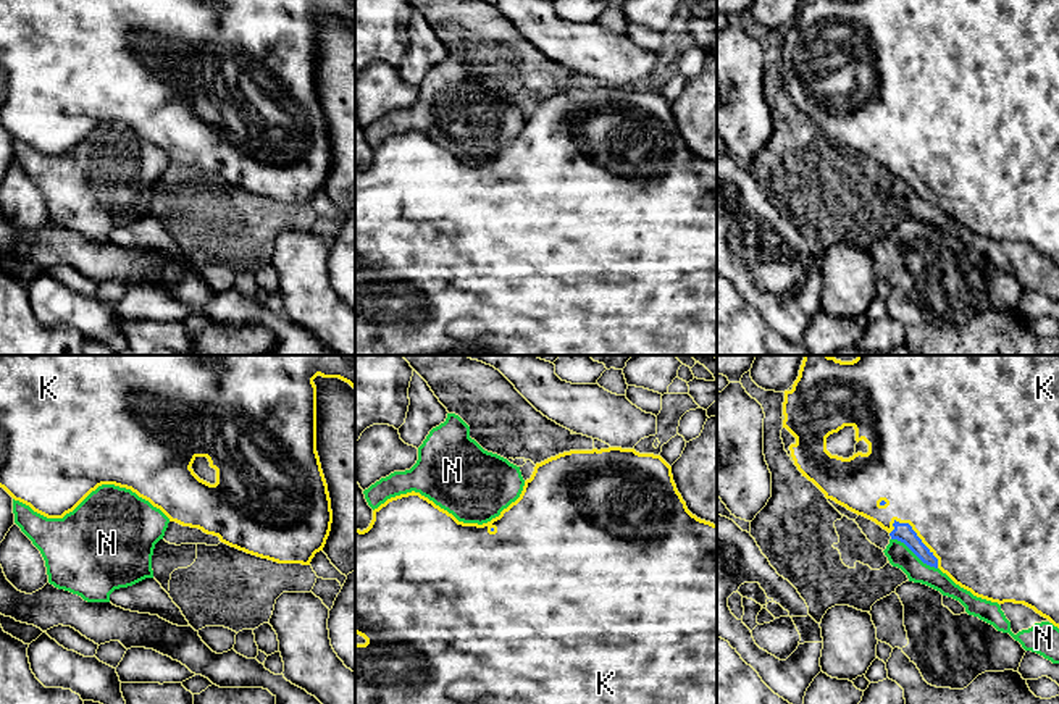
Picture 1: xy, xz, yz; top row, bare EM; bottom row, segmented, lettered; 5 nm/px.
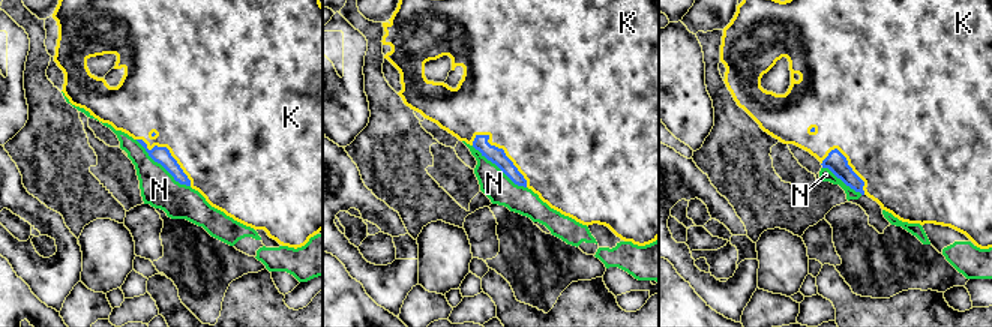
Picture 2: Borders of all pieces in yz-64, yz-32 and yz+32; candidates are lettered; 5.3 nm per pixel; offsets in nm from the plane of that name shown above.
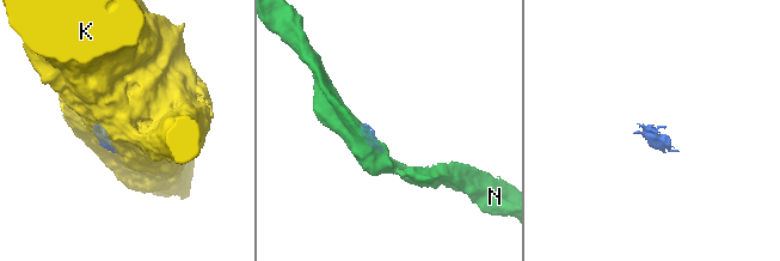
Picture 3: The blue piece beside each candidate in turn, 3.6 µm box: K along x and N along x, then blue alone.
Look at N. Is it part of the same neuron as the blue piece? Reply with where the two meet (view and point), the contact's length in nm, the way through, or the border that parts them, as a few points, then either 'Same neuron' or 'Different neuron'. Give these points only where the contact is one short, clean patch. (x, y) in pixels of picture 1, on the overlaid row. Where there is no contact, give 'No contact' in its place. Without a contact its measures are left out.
Touches blue at yz (914, 553). Shared border 280 nm. Different neuron

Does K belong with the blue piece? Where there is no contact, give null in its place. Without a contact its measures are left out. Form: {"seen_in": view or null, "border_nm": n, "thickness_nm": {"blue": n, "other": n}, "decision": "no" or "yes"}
{"seen_in": "yz", "border_nm": 340, "thickness_nm": {"blue": 100, "other": 500}, "decision": "yes"}

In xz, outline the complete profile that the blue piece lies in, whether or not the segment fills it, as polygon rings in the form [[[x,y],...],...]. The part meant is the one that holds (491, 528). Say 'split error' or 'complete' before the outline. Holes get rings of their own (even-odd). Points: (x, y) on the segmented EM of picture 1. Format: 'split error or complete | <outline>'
split error | [[[622,447],[570,450],[536,463],[520,497],[483,525],[458,522],[415,491],[391,497],[373,510],[366,530],[355,530],[355,704],[717,704],[717,525],[688,510],[673,481],[672,467],[660,455]]]

